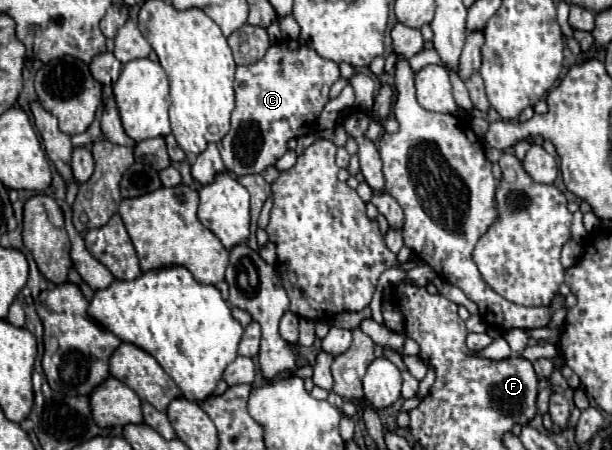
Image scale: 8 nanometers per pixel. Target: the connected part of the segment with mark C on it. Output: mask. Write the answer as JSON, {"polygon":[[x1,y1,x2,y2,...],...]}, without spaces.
{"polygon":[[293,39,269,47,269,51,261,61,247,67,237,67,237,79,235,79,237,107,231,115,231,131,225,135,225,139,219,141,219,151,225,167,233,171,237,177,241,177,251,173,261,173,267,167,275,165,277,159,287,153,289,139,297,139,311,131,319,111,329,101,329,89,337,79,339,79,337,63,319,57,311,47,299,45,299,41]]}

